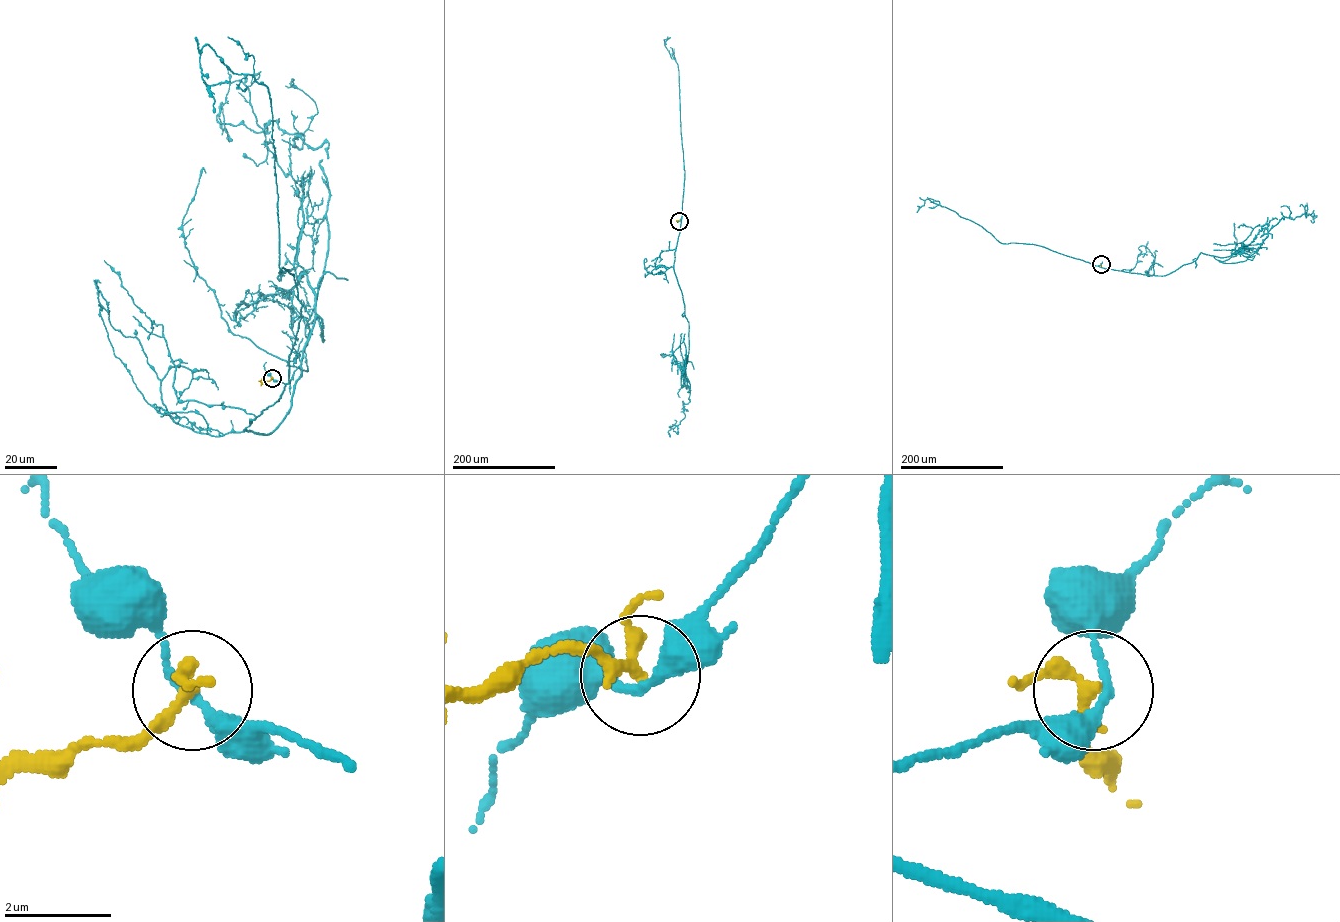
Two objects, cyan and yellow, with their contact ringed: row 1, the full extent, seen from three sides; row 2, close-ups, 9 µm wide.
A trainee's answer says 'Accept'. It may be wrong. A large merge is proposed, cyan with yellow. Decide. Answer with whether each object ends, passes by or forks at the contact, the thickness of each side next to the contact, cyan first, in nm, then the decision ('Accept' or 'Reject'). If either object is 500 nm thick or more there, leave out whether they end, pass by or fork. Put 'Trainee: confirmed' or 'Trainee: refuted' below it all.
At the ring cyan passes by. At the ring yellow passes by. Thickness 220 nm (cyan) against 240 nm. Reject
Trainee: refuted

